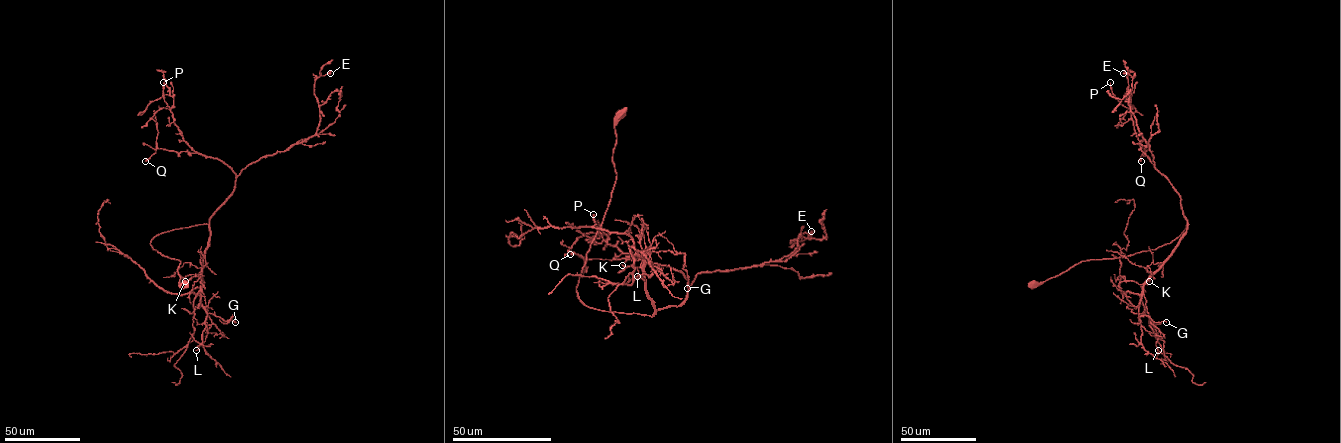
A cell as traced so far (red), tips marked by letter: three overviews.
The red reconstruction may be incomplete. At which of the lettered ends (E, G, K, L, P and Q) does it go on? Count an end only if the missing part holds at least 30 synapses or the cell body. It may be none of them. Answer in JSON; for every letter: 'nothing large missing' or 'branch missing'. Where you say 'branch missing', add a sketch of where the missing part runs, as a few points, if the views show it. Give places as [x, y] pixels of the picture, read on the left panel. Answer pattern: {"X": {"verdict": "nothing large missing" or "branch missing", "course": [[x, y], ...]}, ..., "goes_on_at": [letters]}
{"E": {"verdict": "nothing large missing"}, "G": {"verdict": "nothing large missing"}, "K": {"verdict": "nothing large missing"}, "L": {"verdict": "nothing large missing"}, "P": {"verdict": "nothing large missing"}, "Q": {"verdict": "nothing large missing"}, "goes_on_at": []}

